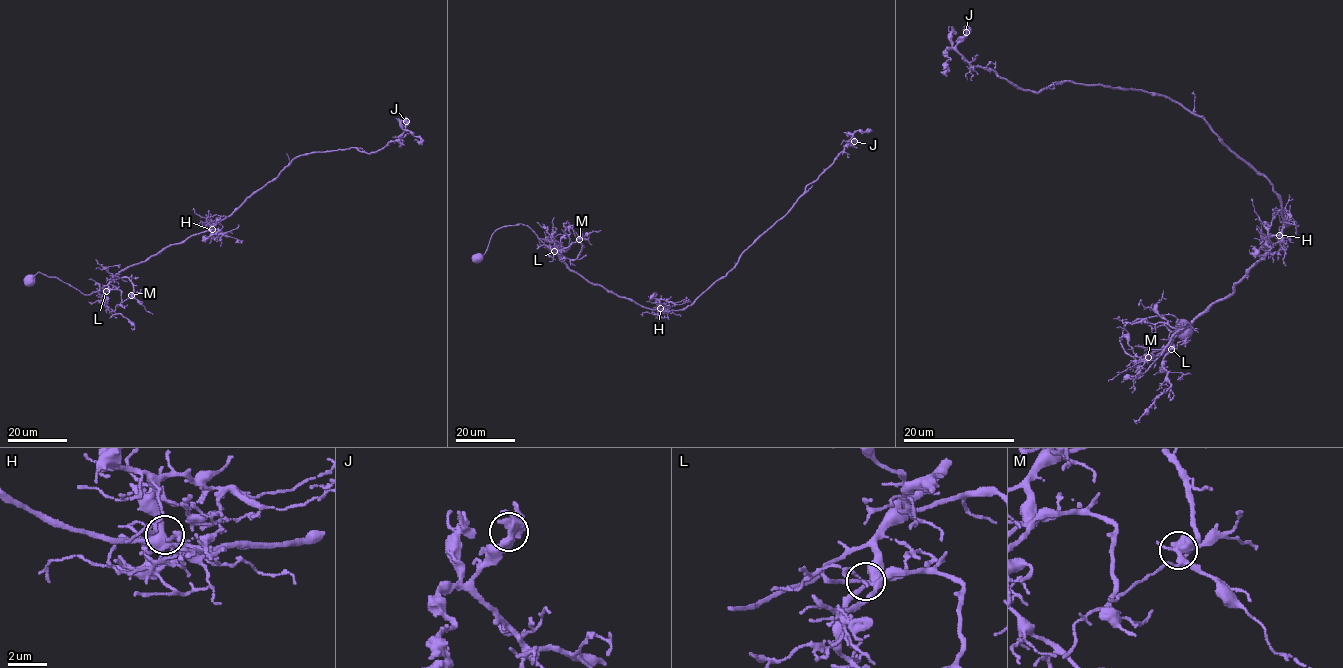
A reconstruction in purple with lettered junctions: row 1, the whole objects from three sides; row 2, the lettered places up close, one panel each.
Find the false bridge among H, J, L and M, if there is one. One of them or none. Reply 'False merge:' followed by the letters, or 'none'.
False merge: none

